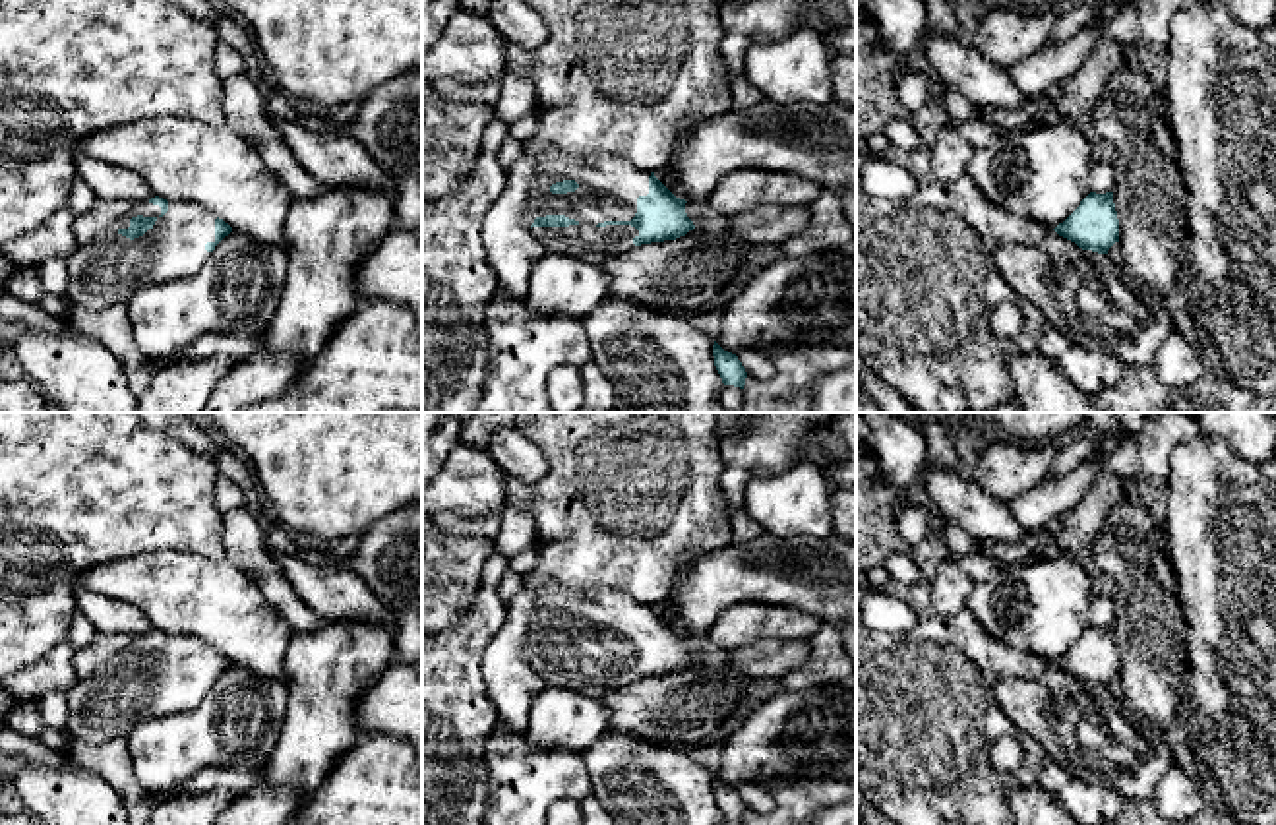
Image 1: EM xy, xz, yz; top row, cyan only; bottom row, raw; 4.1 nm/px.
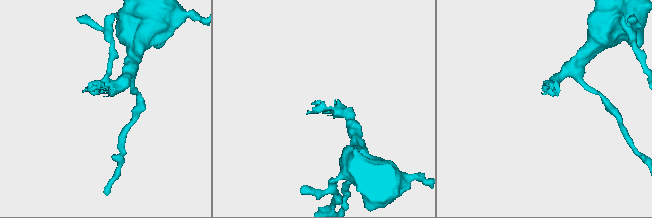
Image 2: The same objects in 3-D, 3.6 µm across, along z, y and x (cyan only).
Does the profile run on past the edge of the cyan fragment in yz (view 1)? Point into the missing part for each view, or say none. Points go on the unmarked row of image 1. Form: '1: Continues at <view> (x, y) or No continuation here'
1: No continuation here

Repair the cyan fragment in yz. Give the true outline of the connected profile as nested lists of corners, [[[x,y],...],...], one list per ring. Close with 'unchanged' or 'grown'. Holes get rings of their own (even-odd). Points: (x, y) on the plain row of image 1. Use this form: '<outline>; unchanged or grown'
[[[1090,626],[1053,664],[1082,684],[1108,688],[1108,684],[1119,676],[1119,653],[1113,626]]]; unchanged

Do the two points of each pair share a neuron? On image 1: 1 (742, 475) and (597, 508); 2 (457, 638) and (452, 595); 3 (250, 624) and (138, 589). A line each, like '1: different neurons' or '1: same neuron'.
1: different neurons
2: different neurons
3: same neuron

